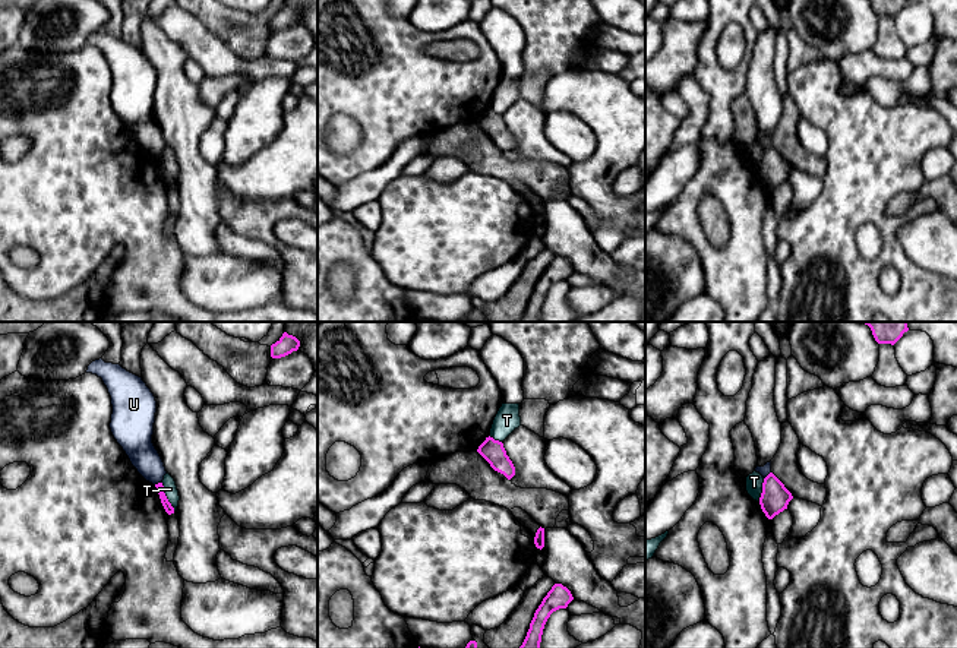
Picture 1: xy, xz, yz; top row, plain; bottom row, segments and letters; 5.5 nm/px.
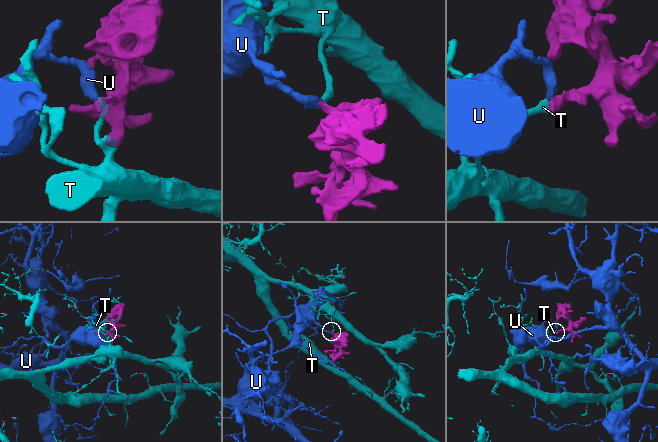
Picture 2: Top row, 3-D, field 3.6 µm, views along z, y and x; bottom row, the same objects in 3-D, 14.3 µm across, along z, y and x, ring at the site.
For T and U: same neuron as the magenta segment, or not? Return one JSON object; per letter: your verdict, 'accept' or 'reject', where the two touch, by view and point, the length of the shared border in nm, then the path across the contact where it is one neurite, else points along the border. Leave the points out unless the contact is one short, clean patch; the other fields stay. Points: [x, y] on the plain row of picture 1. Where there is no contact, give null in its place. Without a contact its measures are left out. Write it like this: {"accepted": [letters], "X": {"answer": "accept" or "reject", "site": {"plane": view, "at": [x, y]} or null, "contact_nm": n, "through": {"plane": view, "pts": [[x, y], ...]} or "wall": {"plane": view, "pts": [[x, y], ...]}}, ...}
{"accepted": [], "T": {"answer": "reject", "site": {"plane": "xy", "at": [166, 170]}, "contact_nm": 180, "wall": {"plane": "xy", "pts": [[161, 155], [163, 164], [174, 185]]}}, "U": {"answer": "reject", "site": {"plane": "xy", "at": [158, 155]}, "contact_nm": 50, "wall": {"plane": "xy", "pts": [[161, 154], [154, 157]]}}}

